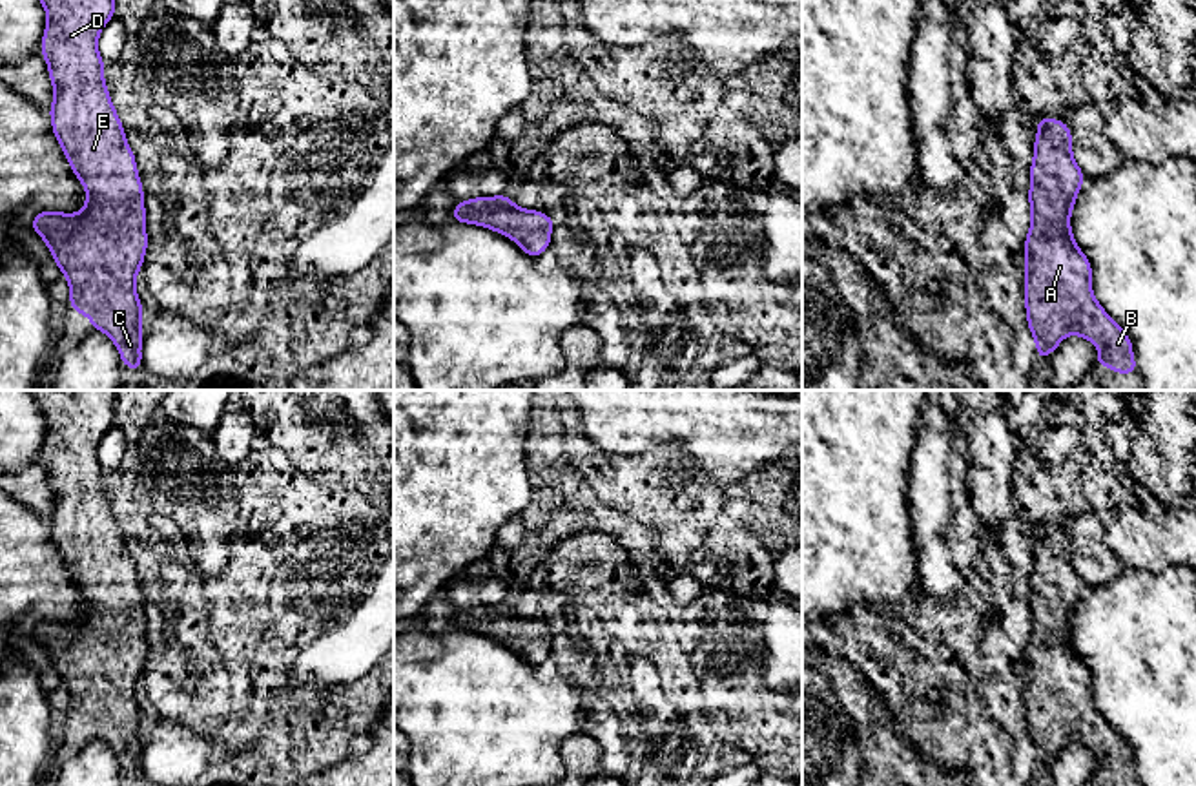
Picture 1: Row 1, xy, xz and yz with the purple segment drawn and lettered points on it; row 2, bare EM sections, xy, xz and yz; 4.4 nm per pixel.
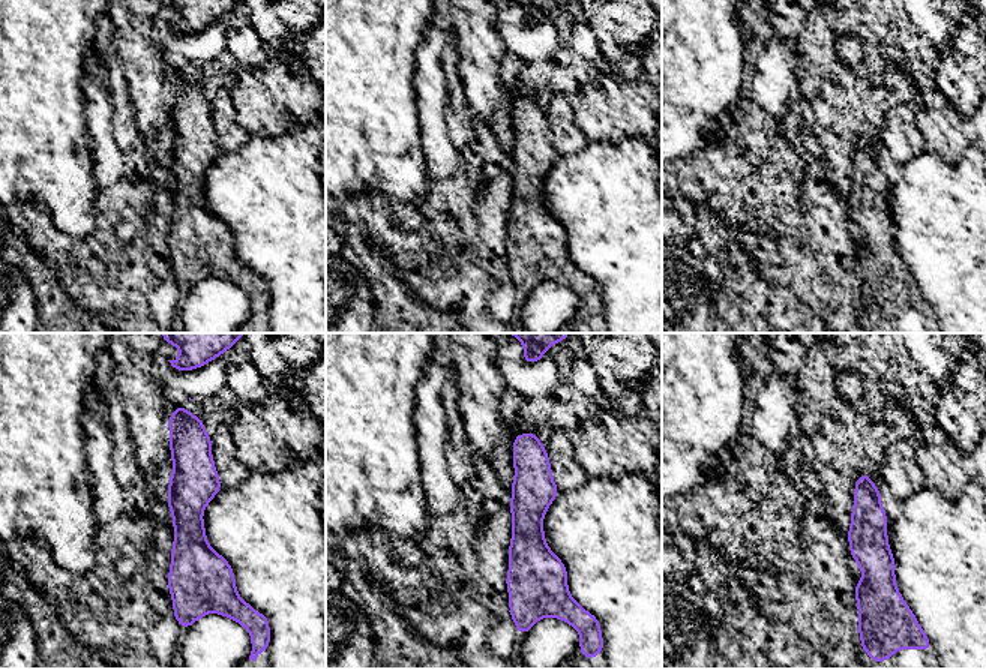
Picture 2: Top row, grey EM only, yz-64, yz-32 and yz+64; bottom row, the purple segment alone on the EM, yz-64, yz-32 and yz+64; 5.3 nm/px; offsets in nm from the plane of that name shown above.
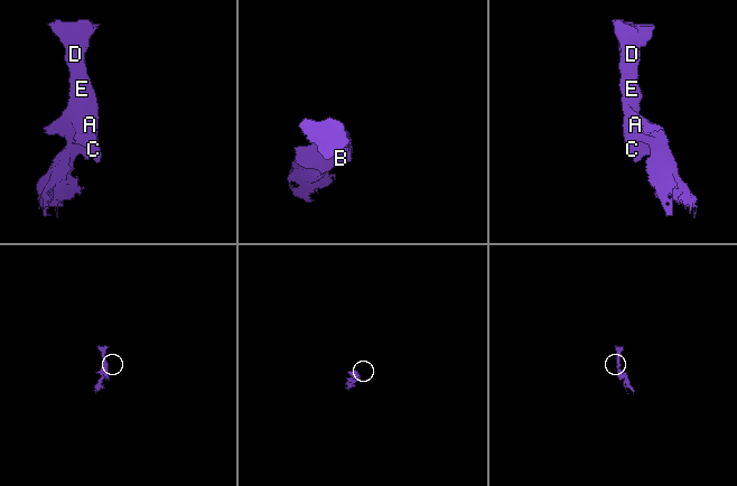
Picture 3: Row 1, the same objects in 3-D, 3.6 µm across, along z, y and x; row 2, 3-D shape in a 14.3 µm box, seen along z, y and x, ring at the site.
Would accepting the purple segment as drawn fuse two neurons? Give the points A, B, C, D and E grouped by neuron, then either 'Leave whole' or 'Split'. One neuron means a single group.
Groups: A B C D E. Leave whole

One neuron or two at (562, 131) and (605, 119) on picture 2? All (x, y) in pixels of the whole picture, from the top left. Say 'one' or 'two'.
two

